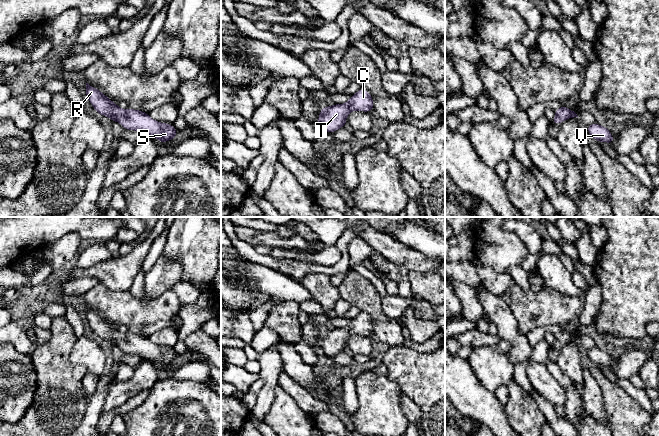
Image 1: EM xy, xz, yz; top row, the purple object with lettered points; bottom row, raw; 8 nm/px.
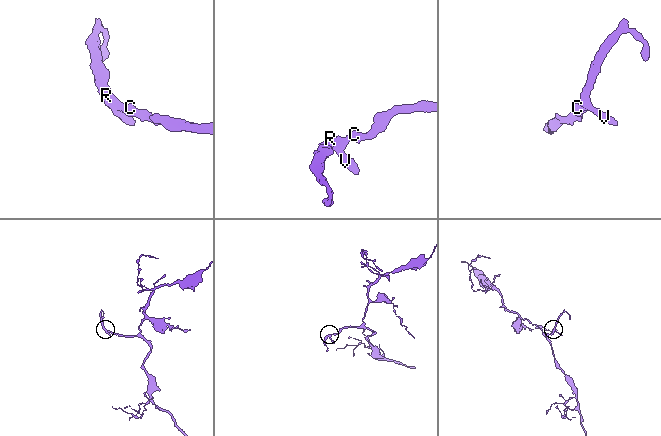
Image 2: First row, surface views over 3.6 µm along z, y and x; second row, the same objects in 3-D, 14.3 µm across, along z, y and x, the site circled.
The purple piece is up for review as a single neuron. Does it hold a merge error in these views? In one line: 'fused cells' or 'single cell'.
single cell

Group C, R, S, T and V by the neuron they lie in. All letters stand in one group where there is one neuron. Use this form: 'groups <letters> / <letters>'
groups C R S T V

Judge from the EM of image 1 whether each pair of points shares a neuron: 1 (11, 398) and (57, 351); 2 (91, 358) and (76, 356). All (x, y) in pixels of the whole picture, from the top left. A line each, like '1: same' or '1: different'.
1: different
2: same

